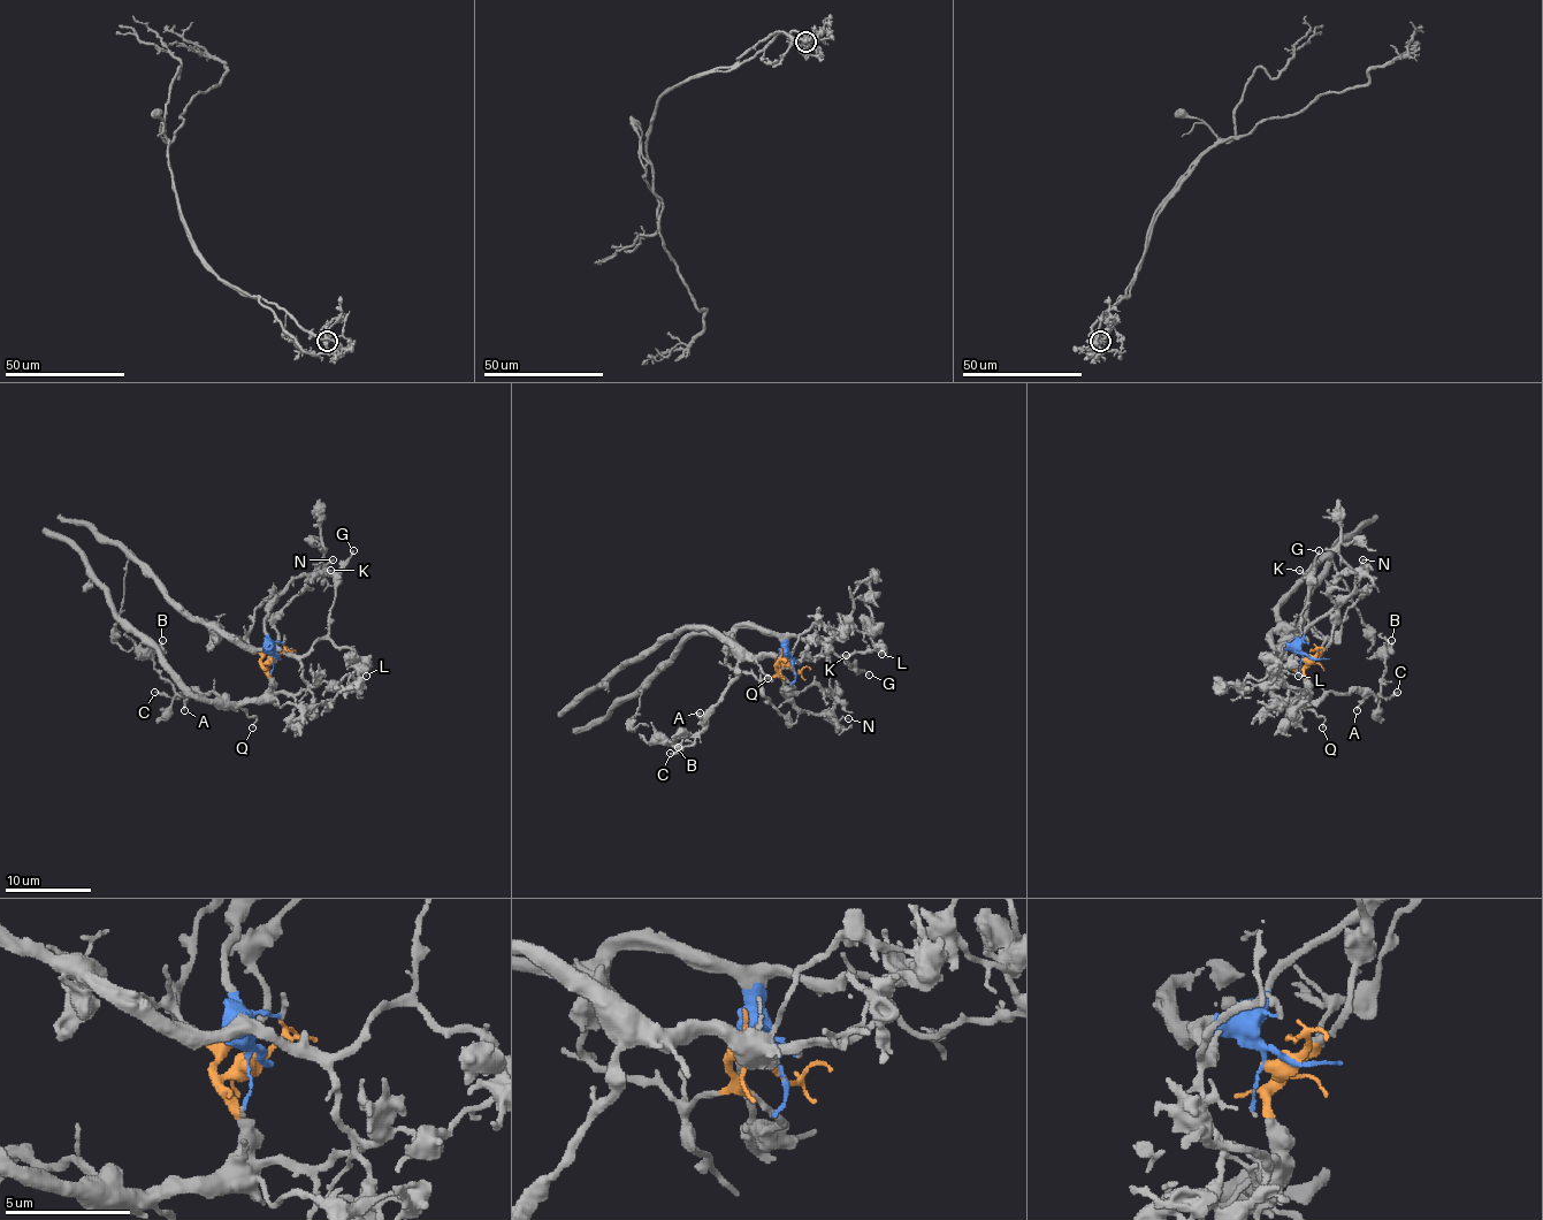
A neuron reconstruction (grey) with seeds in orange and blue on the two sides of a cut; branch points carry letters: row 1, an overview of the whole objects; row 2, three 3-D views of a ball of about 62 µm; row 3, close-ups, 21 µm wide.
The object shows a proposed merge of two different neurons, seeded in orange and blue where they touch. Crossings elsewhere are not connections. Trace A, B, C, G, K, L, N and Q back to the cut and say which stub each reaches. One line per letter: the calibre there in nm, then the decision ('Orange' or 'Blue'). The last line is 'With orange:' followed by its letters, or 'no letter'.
A: Thickness 180 nm. Orange
B: Thickness 260 nm. Orange
C: Thickness 190 nm. Orange
G: Thickness 140 nm. Blue
K: Thickness 180 nm. Blue
L: Thickness 110 nm. Blue
N: Thickness 170 nm. Blue
Q: Thickness 130 nm. Orange
With orange: A, B, C, Q

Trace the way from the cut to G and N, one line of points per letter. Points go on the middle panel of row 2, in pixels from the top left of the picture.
G: (791, 665), (787, 653), (791, 638), (823, 638), (868, 675)
N: (791, 665), (787, 657), (780, 662), (783, 692), (802, 710), (830, 713), (838, 719), (849, 717)

